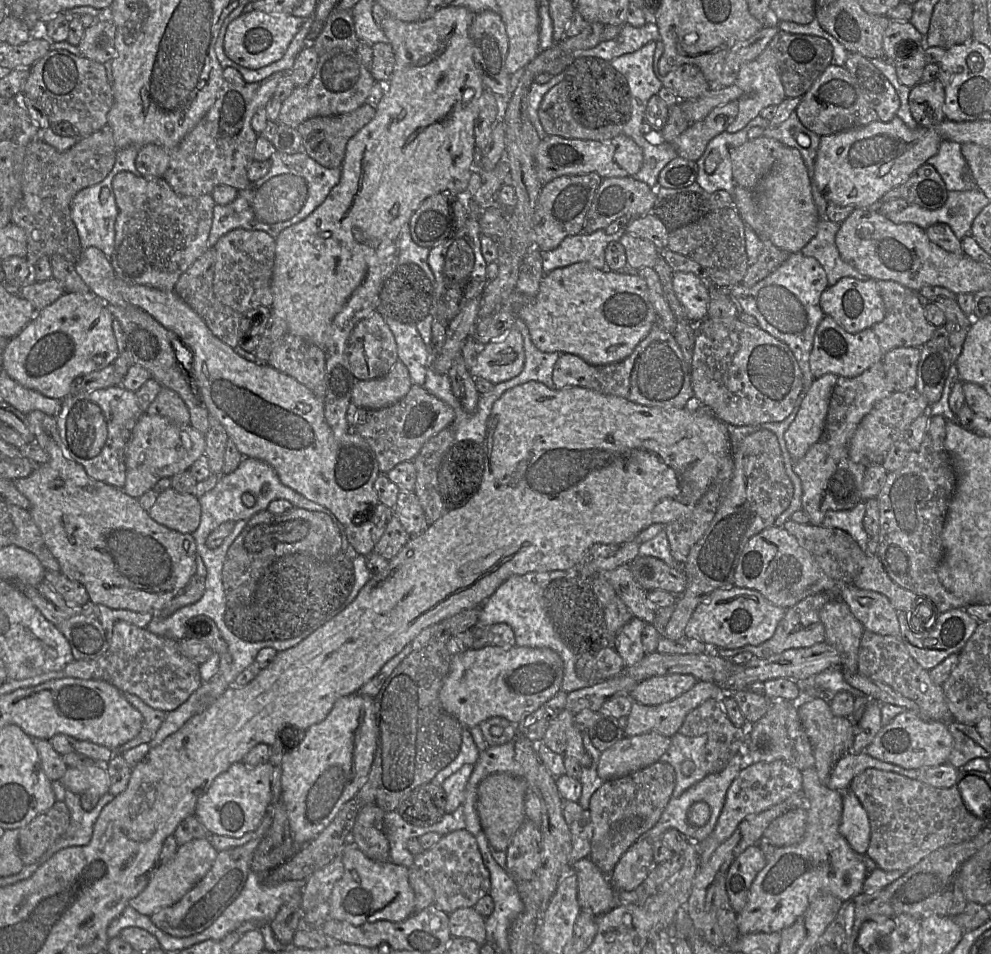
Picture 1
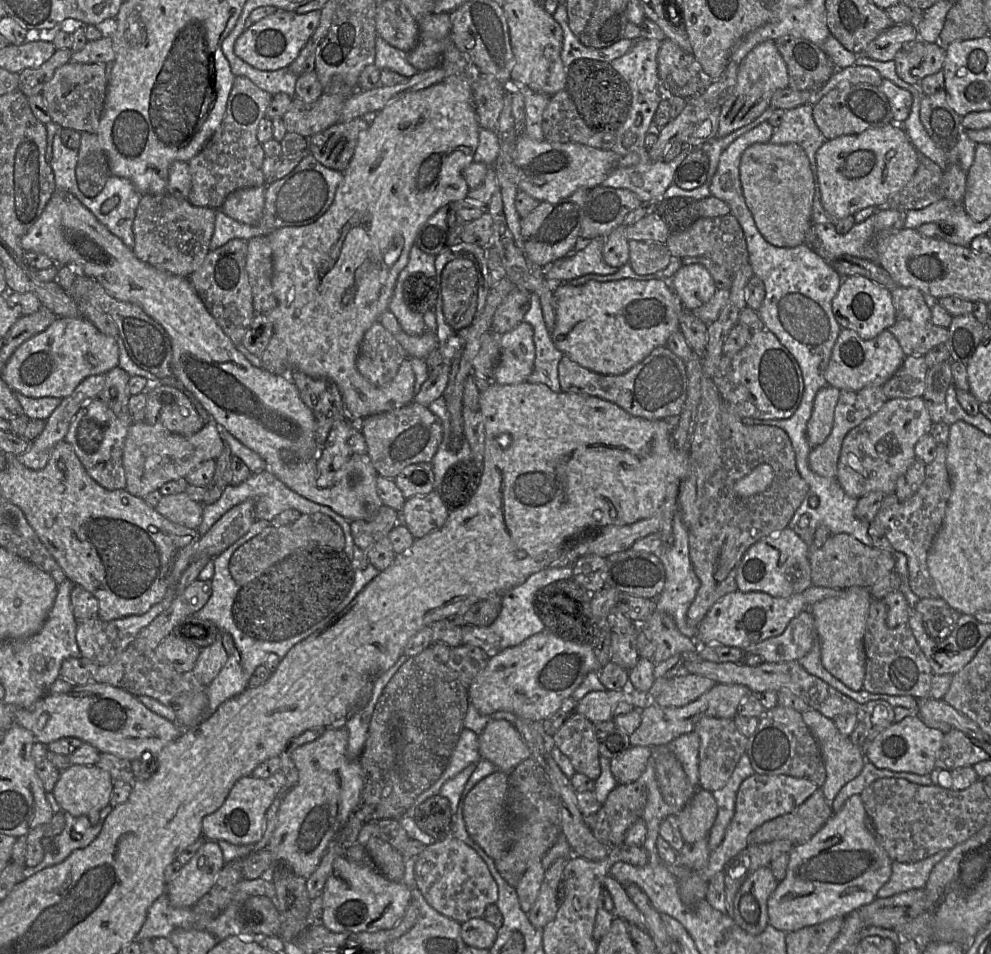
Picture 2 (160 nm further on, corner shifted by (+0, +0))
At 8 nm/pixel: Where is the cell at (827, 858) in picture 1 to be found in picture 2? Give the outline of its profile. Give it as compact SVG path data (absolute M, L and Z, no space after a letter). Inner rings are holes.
M853 795L846 800L839 812L833 813L810 840L791 849L788 854L786 876L778 882L767 901L768 925L785 933L795 932L835 917L845 917L877 898L878 890L891 876L893 861L879 843L875 833L867 829L865 825L867 816L861 796Z

